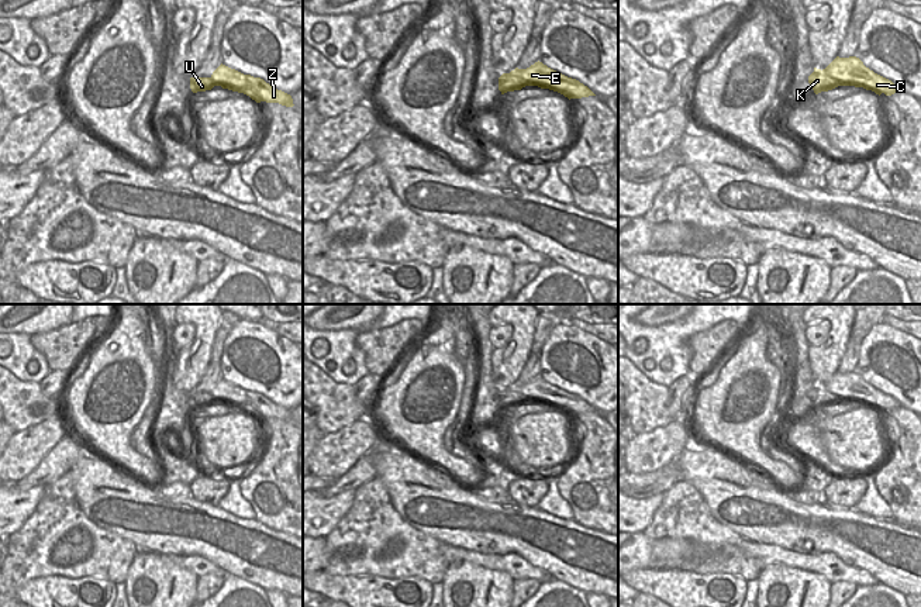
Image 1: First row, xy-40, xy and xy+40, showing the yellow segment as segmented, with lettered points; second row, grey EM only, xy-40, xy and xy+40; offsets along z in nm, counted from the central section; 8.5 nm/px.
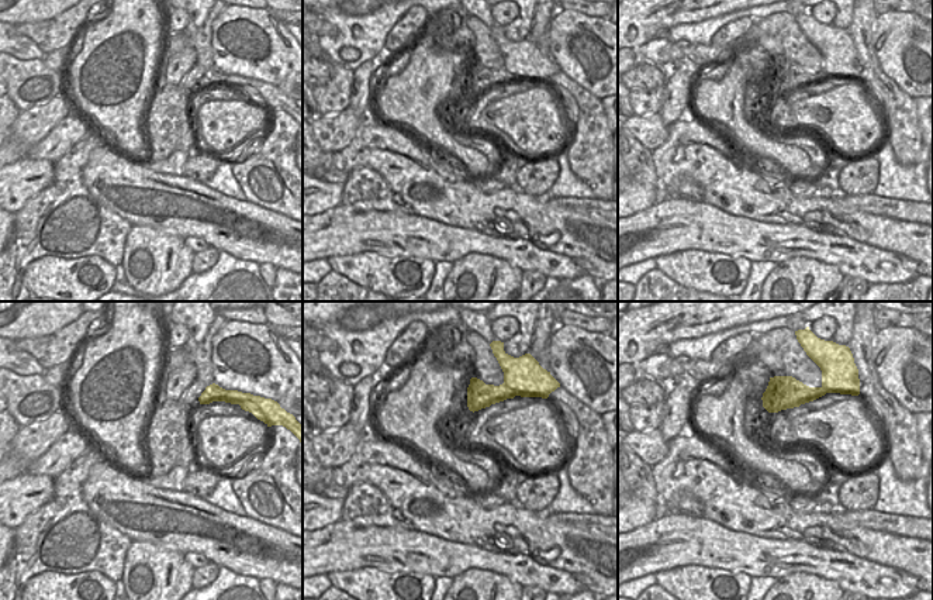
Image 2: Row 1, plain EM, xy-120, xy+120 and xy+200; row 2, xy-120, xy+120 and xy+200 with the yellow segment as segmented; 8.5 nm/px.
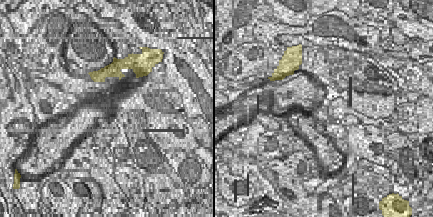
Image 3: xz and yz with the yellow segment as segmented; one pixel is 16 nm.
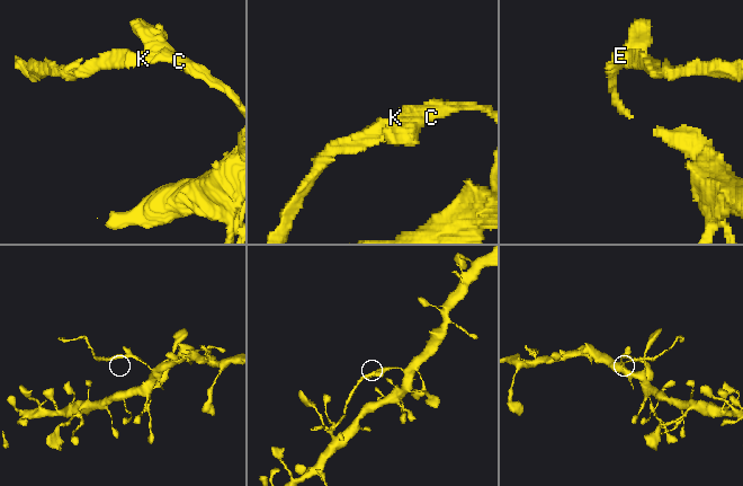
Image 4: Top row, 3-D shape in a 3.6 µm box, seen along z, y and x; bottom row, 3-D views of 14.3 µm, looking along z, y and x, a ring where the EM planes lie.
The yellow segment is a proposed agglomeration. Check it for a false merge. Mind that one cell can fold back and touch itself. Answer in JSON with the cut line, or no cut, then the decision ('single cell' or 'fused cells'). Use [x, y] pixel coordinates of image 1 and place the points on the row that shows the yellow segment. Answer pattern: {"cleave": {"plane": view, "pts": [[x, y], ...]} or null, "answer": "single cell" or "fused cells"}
{"cleave": {"plane": "xy", "pts": [[510, 72], [516, 73], [525, 85]]}, "answer": "fused cells"}

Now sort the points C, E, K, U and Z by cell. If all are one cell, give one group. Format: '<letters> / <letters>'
C E Z / K U

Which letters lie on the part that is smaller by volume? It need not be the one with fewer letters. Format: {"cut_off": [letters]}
{"cut_off": ["K", "U"]}

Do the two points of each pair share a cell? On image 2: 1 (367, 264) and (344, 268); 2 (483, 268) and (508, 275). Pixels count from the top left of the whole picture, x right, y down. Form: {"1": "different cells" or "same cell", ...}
{"1": "same cell", "2": "same cell"}

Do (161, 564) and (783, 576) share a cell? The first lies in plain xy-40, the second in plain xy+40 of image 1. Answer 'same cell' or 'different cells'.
same cell

